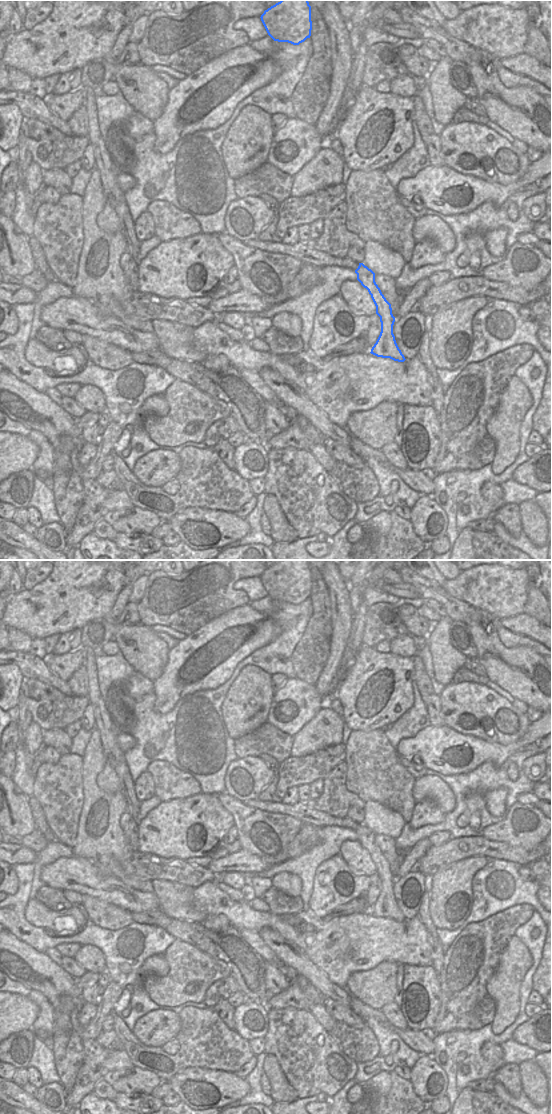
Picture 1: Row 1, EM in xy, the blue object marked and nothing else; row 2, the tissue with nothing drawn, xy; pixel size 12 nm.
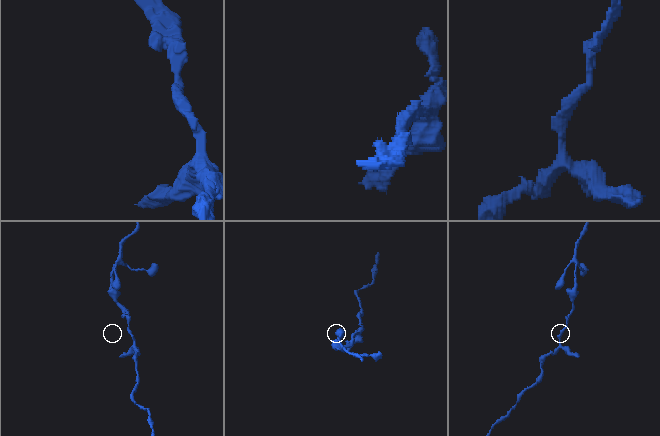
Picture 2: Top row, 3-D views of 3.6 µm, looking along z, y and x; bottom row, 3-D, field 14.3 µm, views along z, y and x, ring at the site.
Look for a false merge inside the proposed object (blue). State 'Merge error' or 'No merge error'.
No merge error

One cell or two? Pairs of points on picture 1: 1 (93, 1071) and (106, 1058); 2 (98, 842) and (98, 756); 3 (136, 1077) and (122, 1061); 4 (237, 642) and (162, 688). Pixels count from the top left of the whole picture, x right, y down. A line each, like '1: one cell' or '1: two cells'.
1: two cells
2: one cell
3: two cells
4: one cell

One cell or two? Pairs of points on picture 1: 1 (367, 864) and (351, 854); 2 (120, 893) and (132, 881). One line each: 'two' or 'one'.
1: one
2: two

